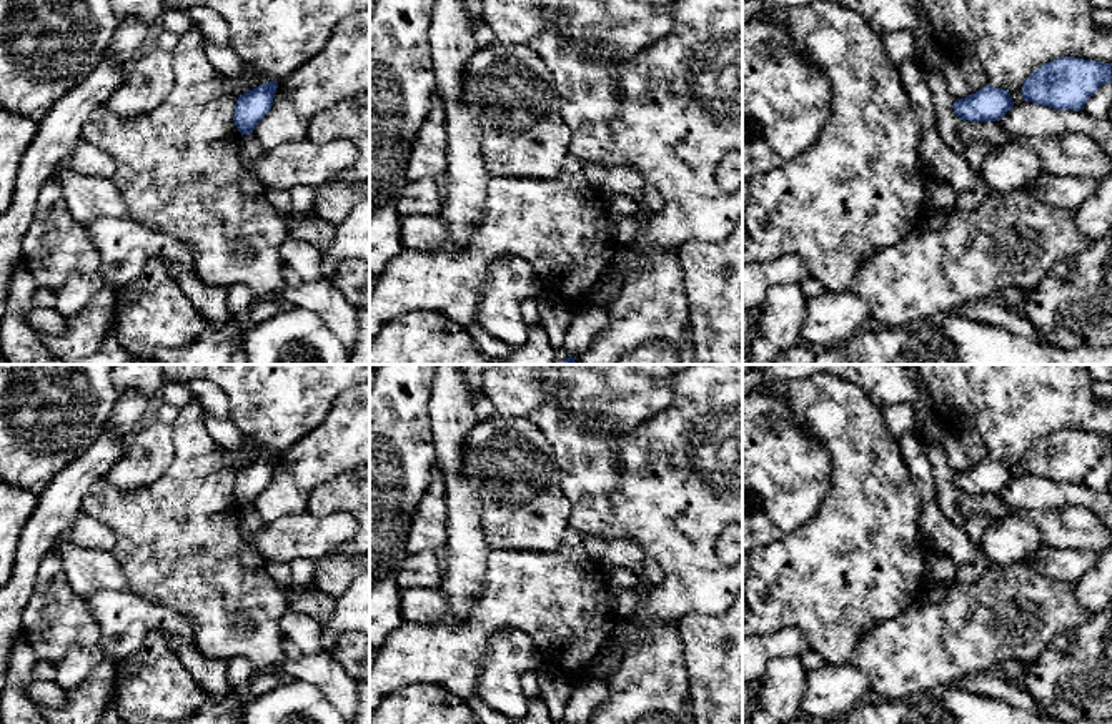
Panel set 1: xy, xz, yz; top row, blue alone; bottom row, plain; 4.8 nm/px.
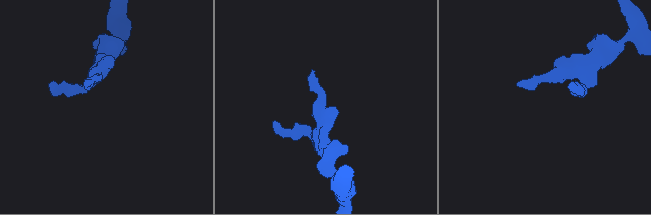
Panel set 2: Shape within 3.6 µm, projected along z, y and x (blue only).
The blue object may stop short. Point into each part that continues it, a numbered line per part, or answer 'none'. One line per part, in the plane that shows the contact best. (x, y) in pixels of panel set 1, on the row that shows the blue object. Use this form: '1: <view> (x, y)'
none

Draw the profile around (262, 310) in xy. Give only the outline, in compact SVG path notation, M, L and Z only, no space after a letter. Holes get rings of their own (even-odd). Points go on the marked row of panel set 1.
M275 298L256 300L253 306L250 308L250 320L253 325L260 325L266 321L268 318L278 315L285 308L286 305L283 305L281 301Z

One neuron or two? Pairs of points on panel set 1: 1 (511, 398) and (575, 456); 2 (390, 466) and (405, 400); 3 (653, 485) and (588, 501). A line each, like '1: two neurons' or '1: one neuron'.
1: two neurons
2: one neuron
3: one neuron

